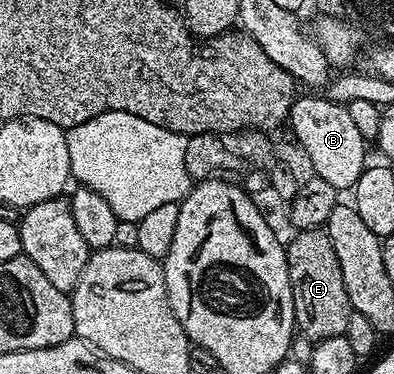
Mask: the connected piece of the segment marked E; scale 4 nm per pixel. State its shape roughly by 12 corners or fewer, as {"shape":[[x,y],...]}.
{"shape":[[307,228],[285,253],[296,331],[343,336],[354,311],[329,233]]}

